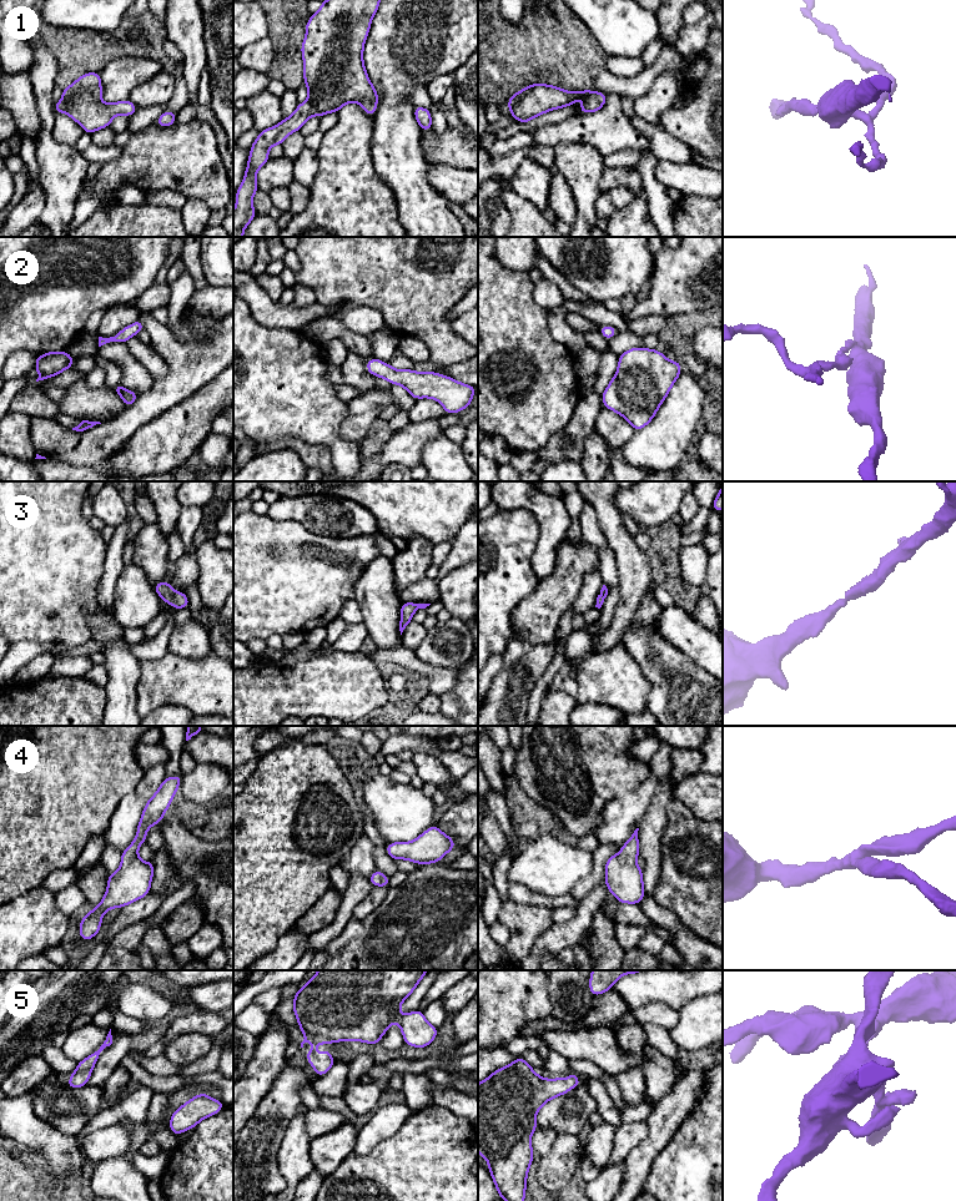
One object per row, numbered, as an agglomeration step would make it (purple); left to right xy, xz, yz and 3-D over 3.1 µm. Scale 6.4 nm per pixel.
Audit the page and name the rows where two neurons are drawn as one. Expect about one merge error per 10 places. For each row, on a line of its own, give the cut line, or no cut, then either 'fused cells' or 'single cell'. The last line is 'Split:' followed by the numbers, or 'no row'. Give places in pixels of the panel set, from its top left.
1: cut none; single cell
2: cut none; single cell
3: cut none; single cell
4: cut none; single cell
5: cut none; single cell
Split: no row

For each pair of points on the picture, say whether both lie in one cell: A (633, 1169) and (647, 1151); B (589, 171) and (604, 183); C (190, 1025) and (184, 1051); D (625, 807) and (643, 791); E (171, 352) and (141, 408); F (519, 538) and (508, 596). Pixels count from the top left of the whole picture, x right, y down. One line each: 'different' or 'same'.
A: same
B: different
C: different
D: same
E: same
F: same

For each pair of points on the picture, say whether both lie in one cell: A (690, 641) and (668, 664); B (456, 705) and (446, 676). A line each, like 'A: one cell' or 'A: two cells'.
A: two cells
B: two cells

